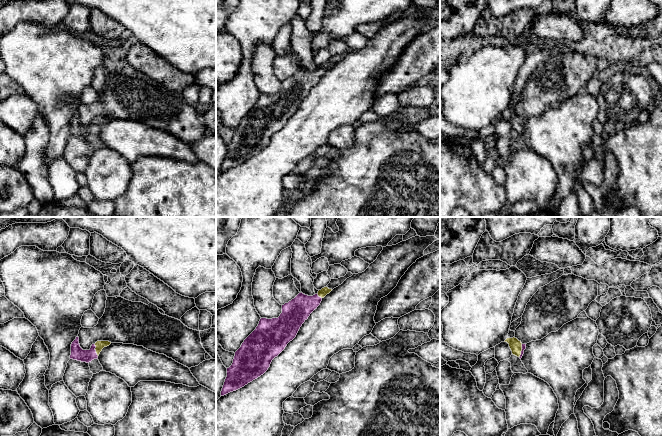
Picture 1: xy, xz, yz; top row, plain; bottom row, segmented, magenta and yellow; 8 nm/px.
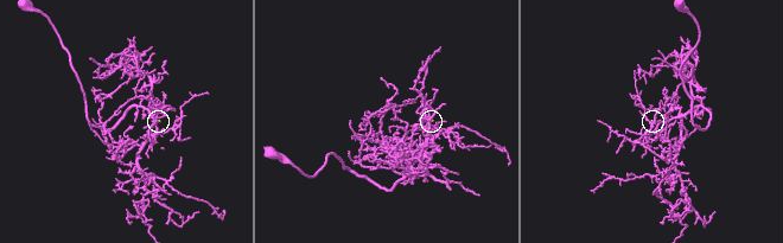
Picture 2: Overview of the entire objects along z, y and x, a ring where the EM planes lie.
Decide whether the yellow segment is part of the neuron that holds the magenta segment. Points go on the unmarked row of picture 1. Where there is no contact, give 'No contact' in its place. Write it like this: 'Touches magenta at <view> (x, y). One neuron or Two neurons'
Touches magenta at xy (95, 126). One neuron

